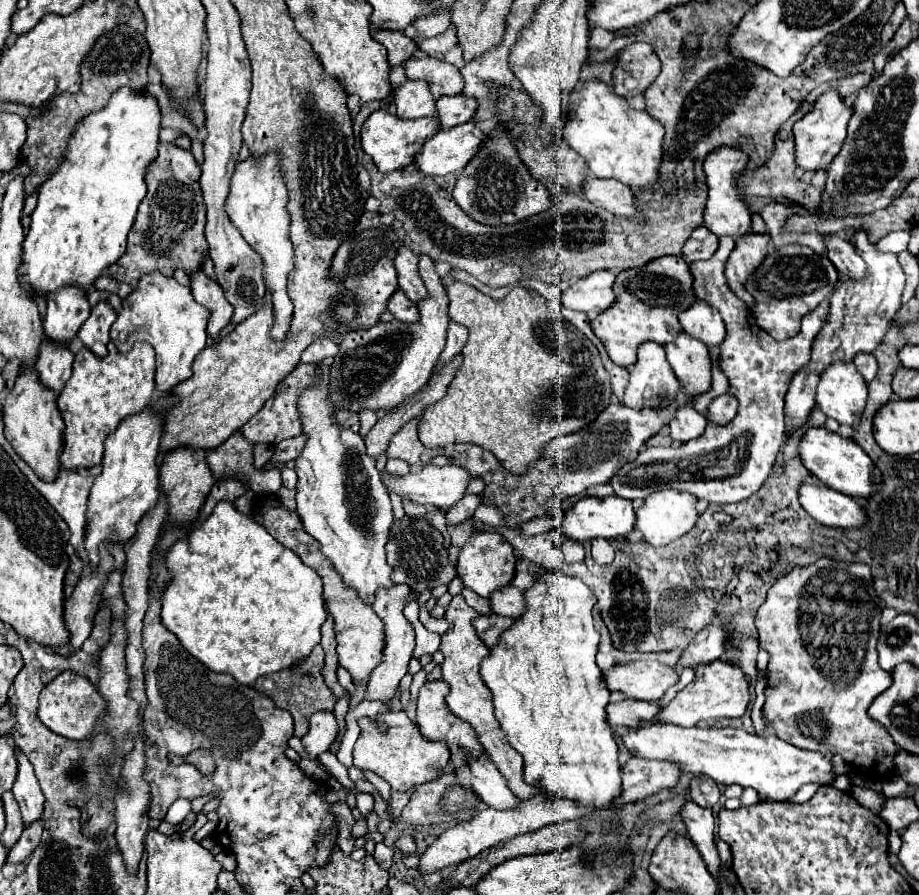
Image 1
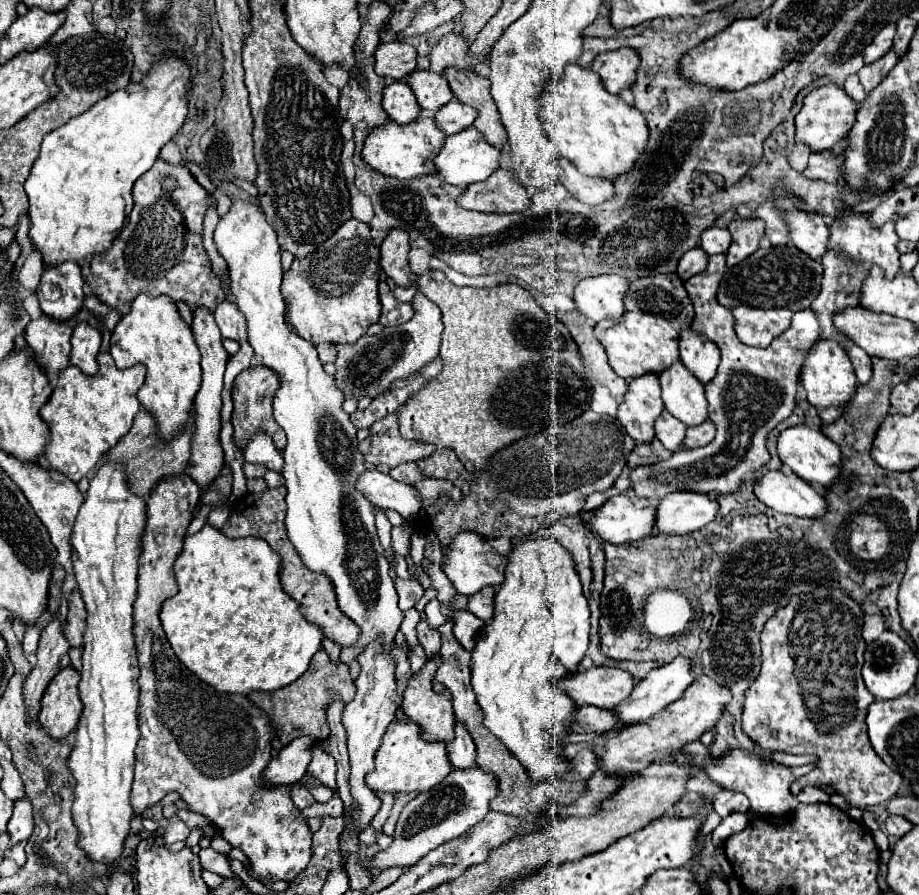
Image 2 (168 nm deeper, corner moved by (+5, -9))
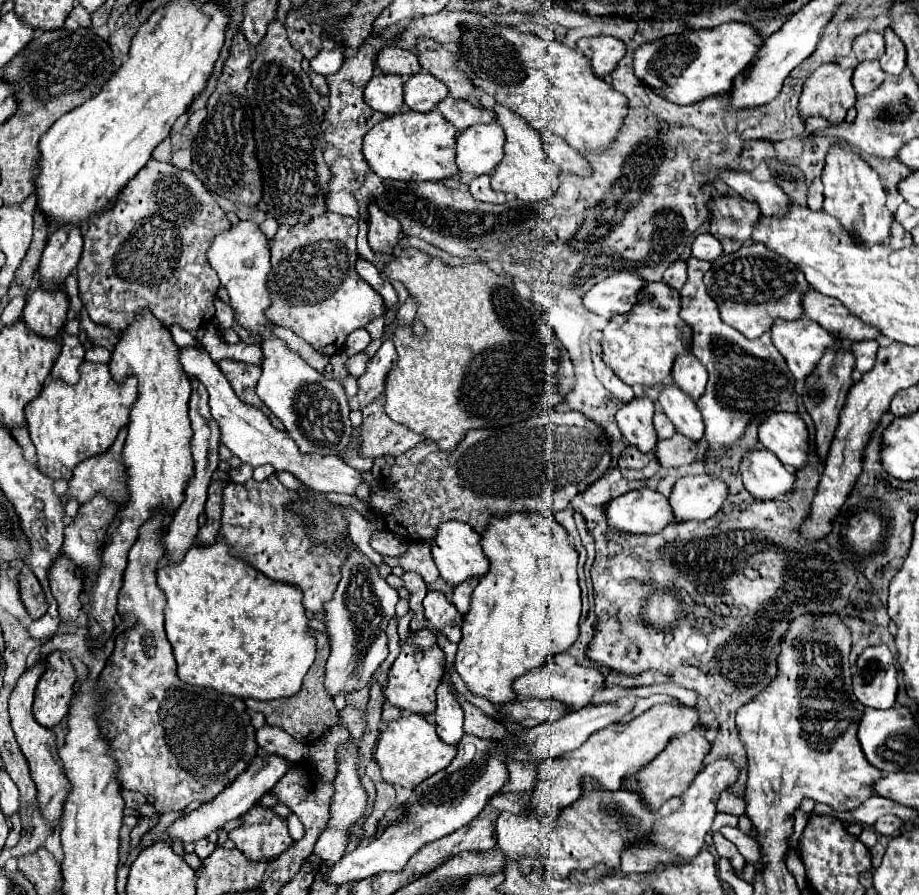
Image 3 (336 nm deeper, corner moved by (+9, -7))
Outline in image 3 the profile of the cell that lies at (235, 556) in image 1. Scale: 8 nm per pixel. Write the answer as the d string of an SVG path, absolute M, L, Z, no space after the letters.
M224 543L192 545L184 559L158 569L158 585L166 593L166 635L174 649L178 675L184 683L210 687L242 699L278 699L298 693L316 655L316 639L308 625L298 587L278 583L230 553Z

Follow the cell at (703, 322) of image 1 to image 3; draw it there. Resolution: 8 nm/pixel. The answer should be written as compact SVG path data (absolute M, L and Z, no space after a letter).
M680 353L674 361L672 379L674 383L680 385L680 389L690 393L696 401L706 389L708 373L706 373L706 367L692 353Z

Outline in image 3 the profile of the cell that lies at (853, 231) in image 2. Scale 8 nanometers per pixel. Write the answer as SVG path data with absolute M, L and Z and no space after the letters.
M832 147L826 157L826 167L822 173L824 185L824 213L836 217L842 227L854 231L854 239L864 245L878 245L890 239L890 225L894 221L892 213L886 209L886 191L878 173L862 161L858 153L850 149Z

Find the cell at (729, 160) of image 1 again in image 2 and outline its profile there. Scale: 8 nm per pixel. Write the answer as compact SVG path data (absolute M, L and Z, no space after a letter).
M710 227L702 233L702 243L700 247L704 249L706 255L716 255L716 253L726 253L730 247L730 233L728 229L718 229Z

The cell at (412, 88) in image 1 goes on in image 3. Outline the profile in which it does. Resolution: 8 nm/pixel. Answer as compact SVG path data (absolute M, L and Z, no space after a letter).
M374 75L366 89L364 89L364 101L386 115L394 115L404 105L404 79L400 75Z

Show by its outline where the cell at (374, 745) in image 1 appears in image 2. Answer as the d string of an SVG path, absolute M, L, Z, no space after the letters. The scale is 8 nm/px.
M390 723L388 731L382 735L382 745L376 753L375 768L366 783L372 791L388 791L388 793L422 793L430 787L438 785L452 769L450 759L446 755L446 745L442 741L426 741L422 739L422 729L412 723Z

